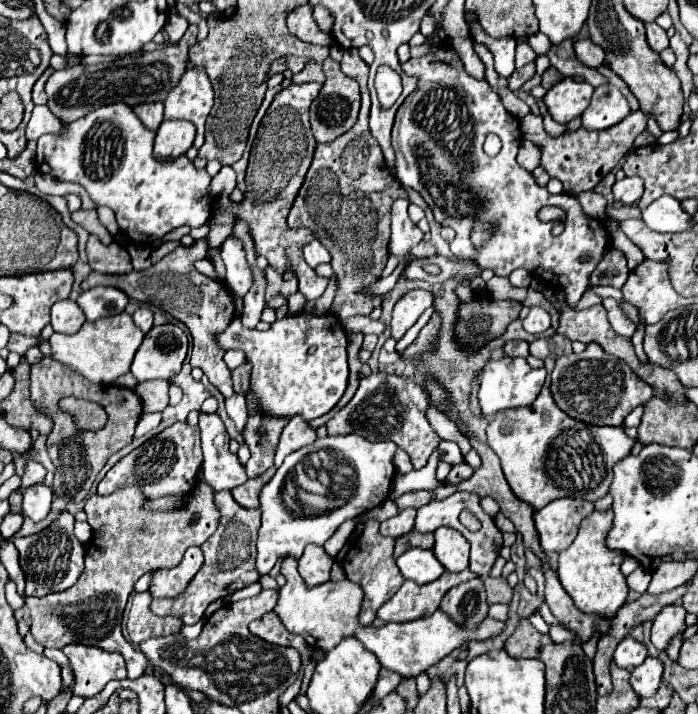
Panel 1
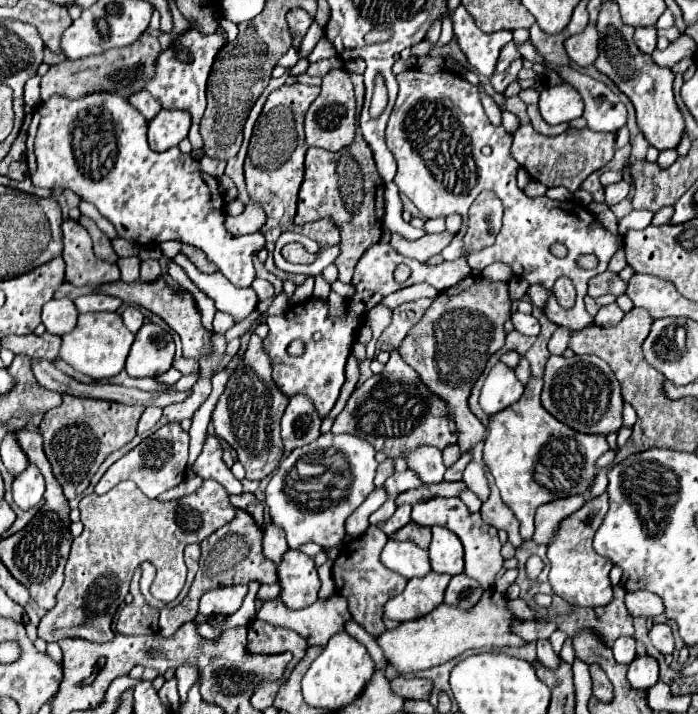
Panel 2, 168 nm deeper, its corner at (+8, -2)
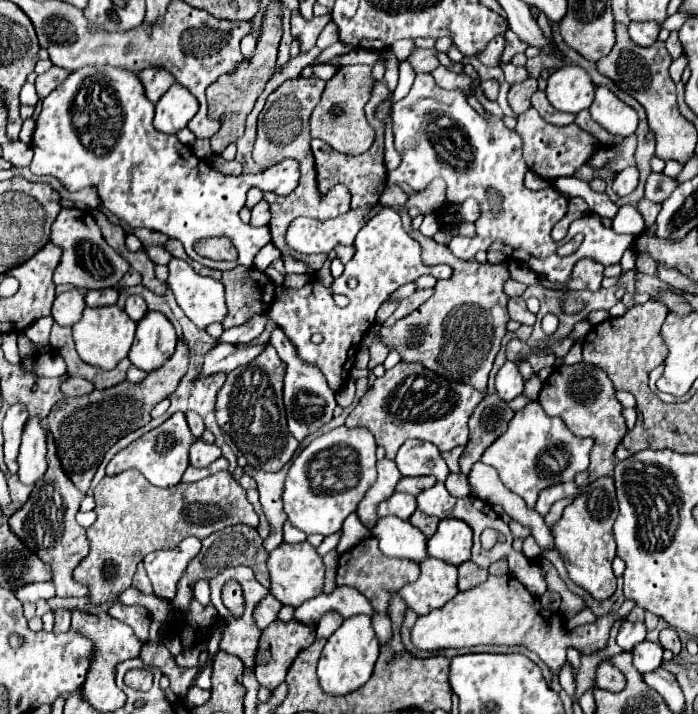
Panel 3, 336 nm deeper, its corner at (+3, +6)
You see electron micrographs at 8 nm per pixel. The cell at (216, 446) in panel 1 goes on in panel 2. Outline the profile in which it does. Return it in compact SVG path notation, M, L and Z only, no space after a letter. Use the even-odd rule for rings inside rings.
M208 435L204 441L204 449L196 463L192 465L194 473L202 479L216 479L228 493L240 493L242 483L232 475L222 459L222 447L214 435Z

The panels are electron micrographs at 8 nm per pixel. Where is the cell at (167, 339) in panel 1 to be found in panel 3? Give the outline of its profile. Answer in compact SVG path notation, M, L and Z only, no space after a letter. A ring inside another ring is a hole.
M149 311L139 323L129 361L141 371L153 371L171 359L177 345L177 333L163 313Z

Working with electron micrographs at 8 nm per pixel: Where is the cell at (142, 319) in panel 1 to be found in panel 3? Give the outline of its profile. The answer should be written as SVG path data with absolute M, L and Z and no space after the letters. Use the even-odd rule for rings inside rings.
M131 295L125 303L125 313L133 319L133 321L141 321L141 317L147 313L147 303L143 297Z

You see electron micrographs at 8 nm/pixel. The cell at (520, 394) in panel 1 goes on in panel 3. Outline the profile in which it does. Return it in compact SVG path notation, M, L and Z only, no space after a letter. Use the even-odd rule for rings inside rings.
M509 361L499 369L499 373L495 377L495 389L497 389L499 397L505 401L511 401L517 395L521 395L523 385L525 385L525 381L523 381L517 365L509 363Z

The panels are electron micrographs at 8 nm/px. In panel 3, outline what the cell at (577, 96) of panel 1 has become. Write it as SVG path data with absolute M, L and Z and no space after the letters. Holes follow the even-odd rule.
M565 65L549 77L545 93L549 103L557 111L579 113L591 107L595 97L595 85L583 67Z

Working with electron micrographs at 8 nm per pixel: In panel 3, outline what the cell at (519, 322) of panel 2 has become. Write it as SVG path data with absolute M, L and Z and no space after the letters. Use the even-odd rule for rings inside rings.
M515 297L515 299L509 299L507 303L507 309L509 309L509 317L513 321L519 321L523 325L535 325L535 315L527 309L525 301L521 297Z

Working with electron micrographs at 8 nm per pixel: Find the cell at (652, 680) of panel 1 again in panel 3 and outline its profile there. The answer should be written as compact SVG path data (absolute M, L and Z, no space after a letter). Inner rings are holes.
M641 641L631 649L633 655L633 665L639 673L647 673L653 671L661 665L661 657L663 657L663 649L659 643L651 643L651 641Z

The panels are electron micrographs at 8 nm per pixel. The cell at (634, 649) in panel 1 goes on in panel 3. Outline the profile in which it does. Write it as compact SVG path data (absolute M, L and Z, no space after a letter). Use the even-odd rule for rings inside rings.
M623 621L623 625L619 627L619 635L617 635L617 645L623 651L631 651L637 643L641 643L645 639L645 625L641 621Z

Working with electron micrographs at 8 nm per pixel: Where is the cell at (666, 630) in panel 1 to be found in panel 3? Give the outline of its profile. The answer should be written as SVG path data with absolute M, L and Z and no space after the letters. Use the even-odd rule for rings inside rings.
M671 627L661 631L659 643L661 643L663 649L669 649L673 655L679 655L679 651L681 651L681 641L679 641L679 637L677 637L677 631L671 629Z

